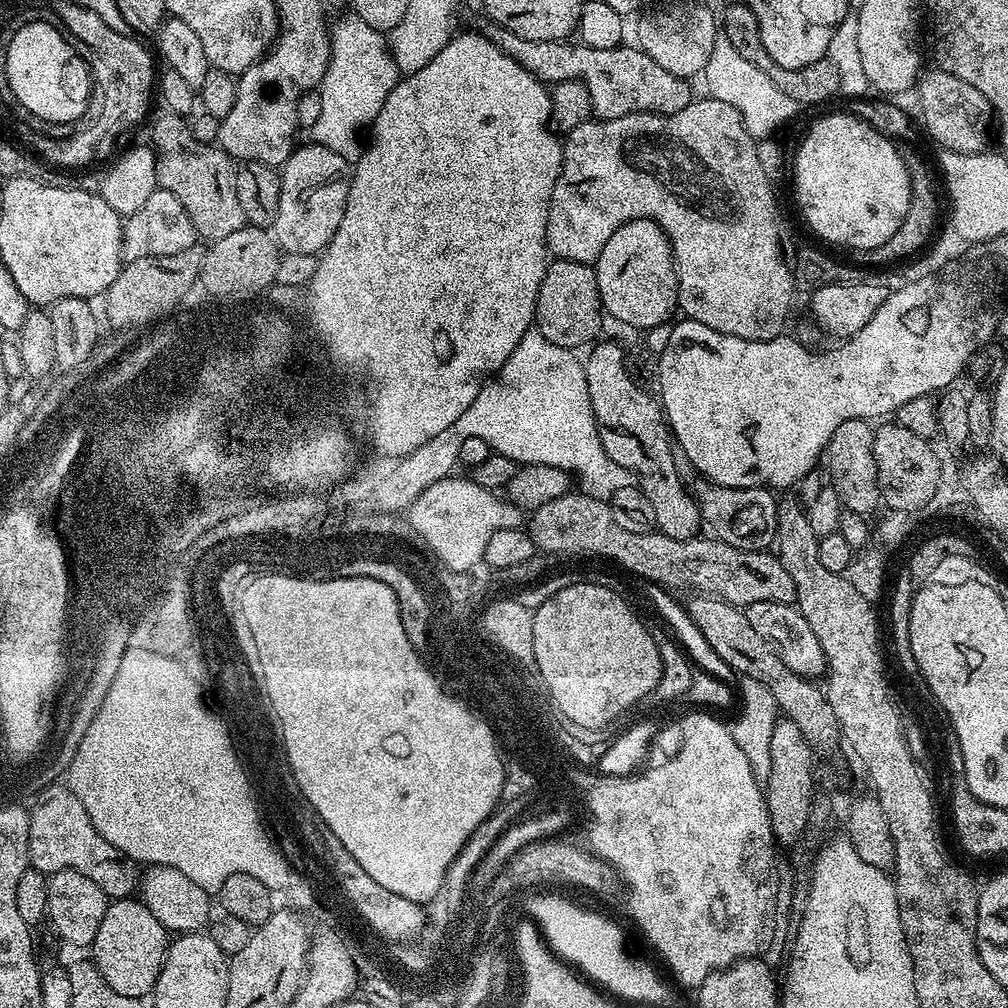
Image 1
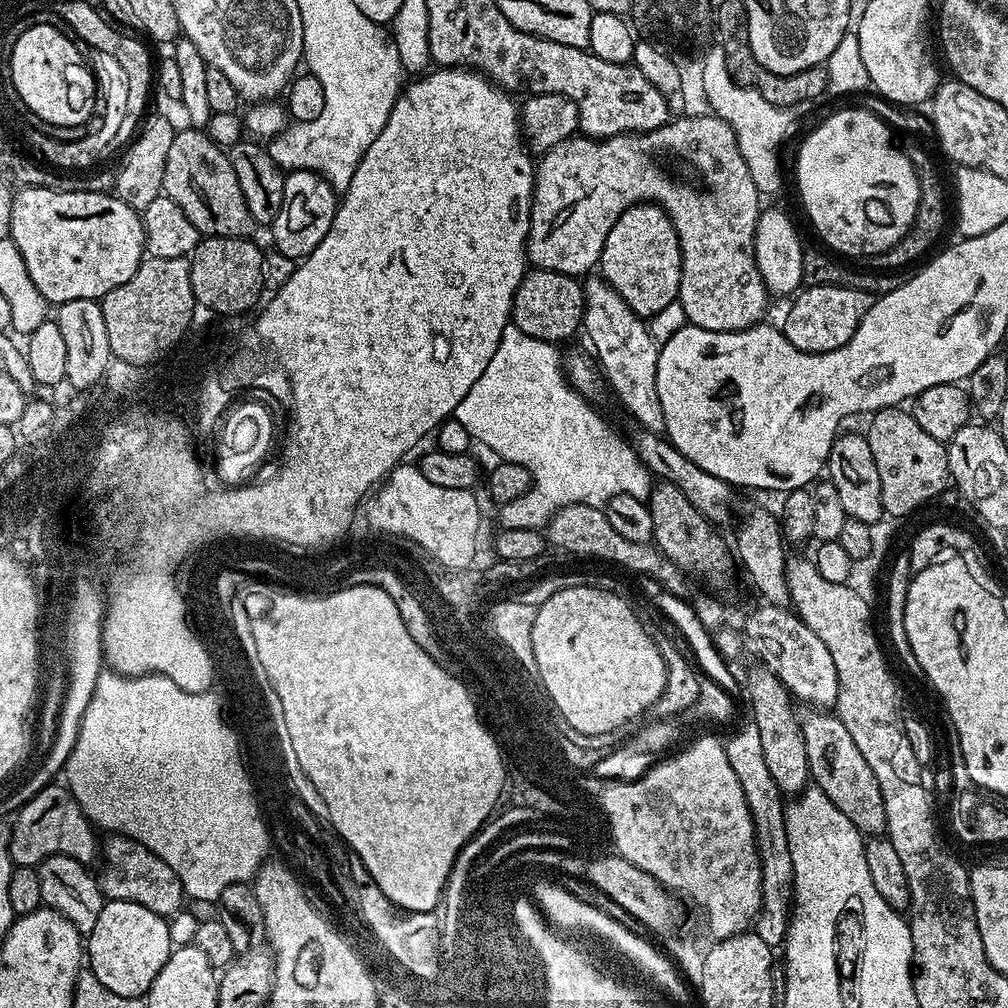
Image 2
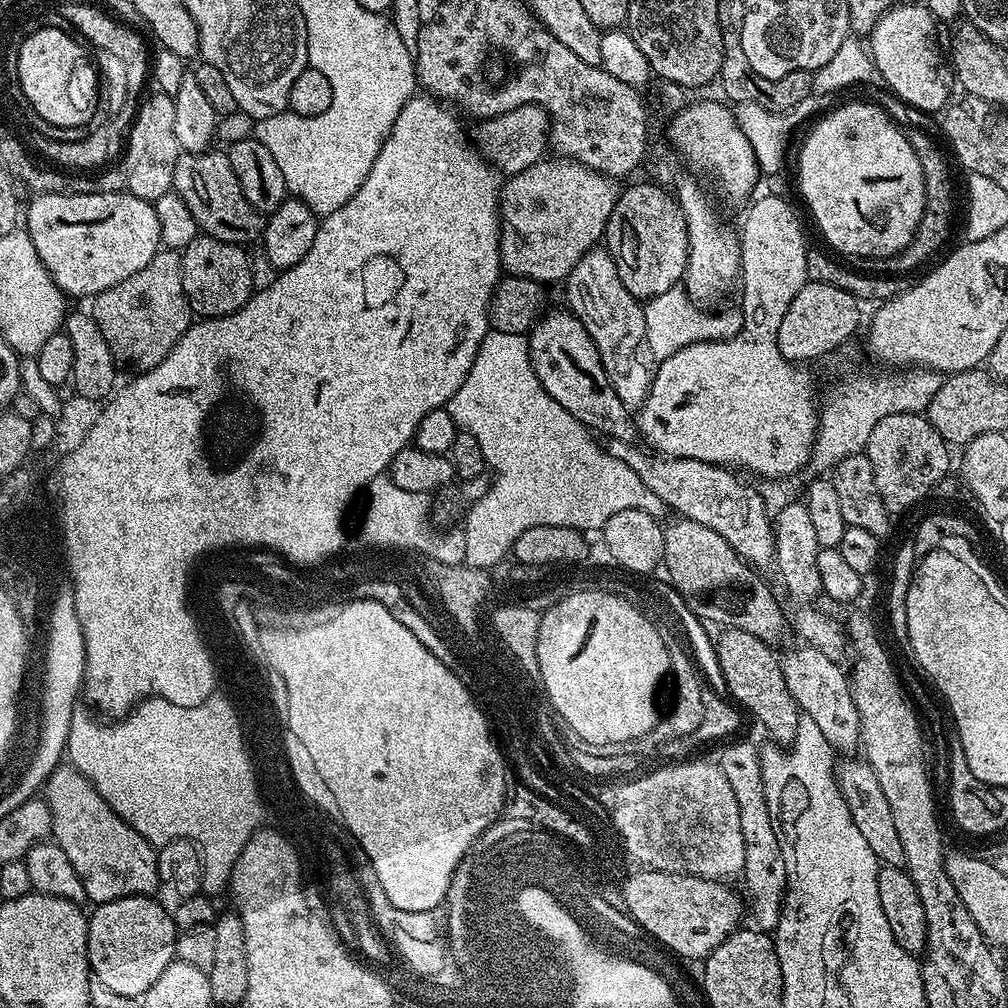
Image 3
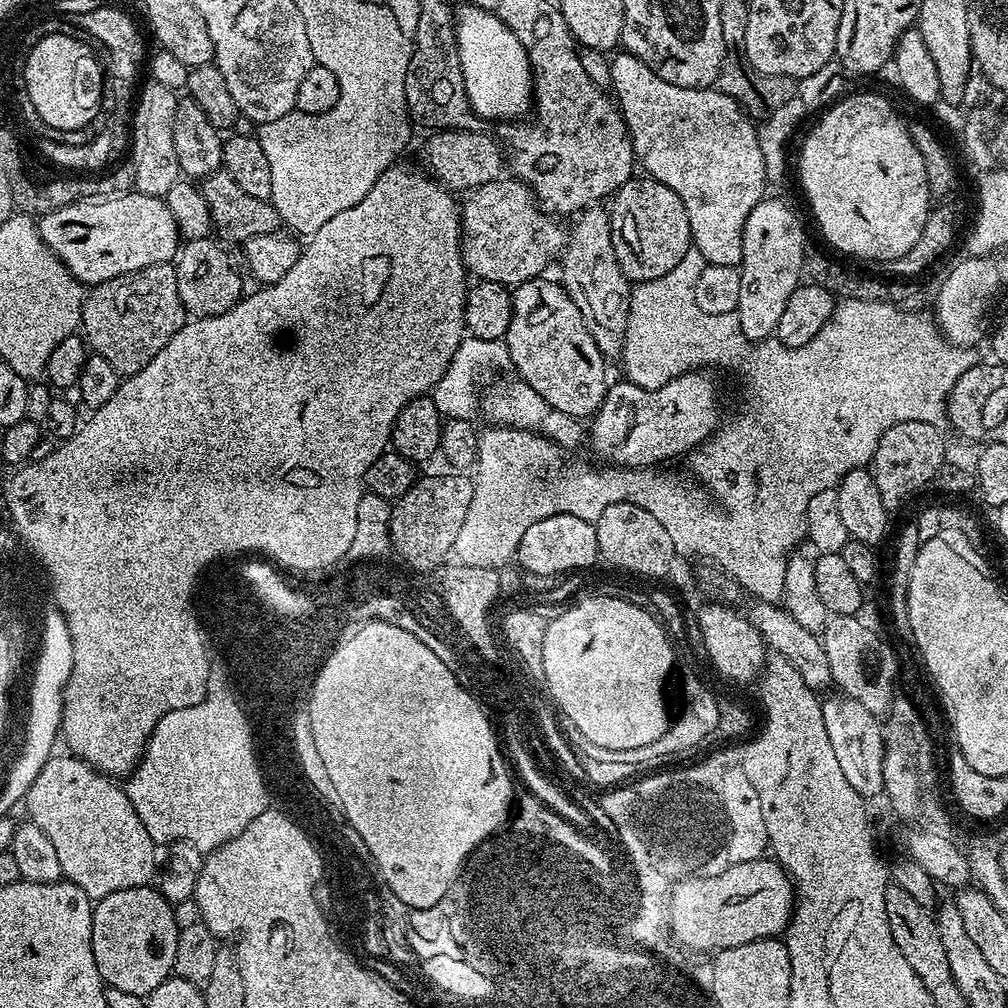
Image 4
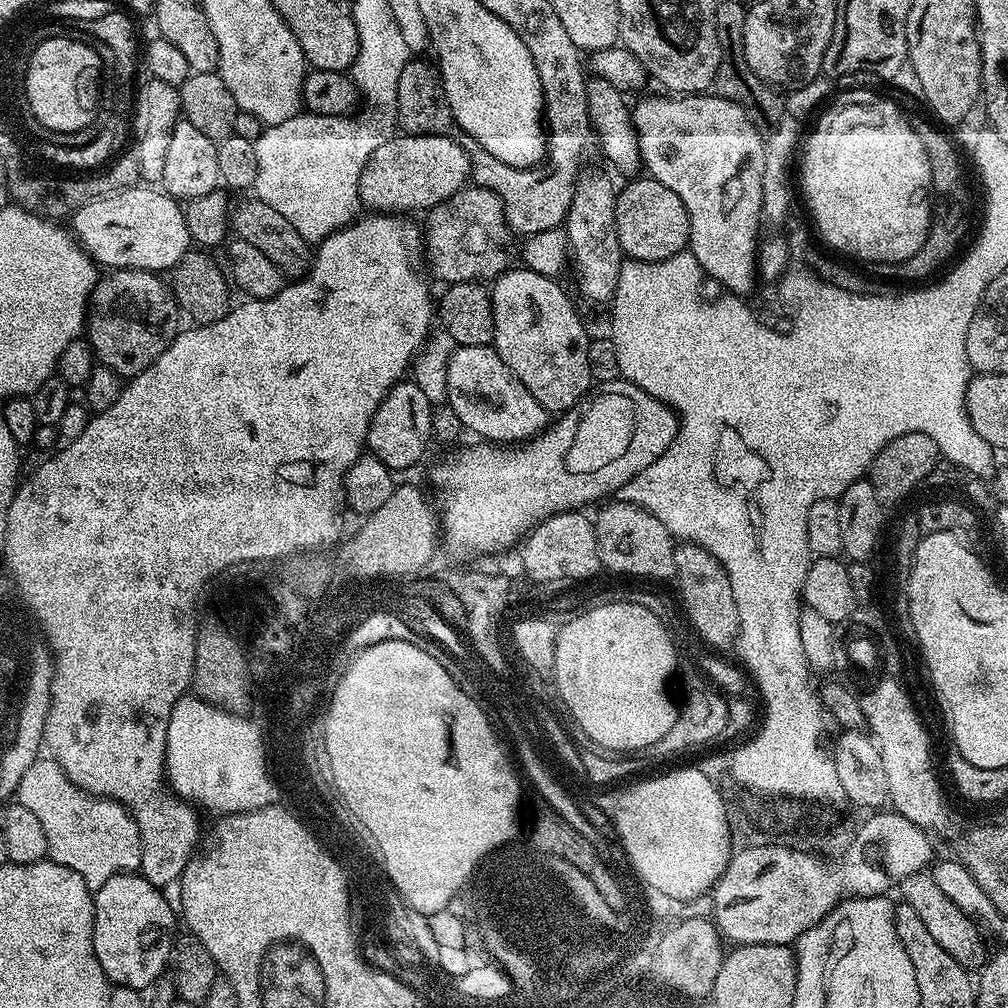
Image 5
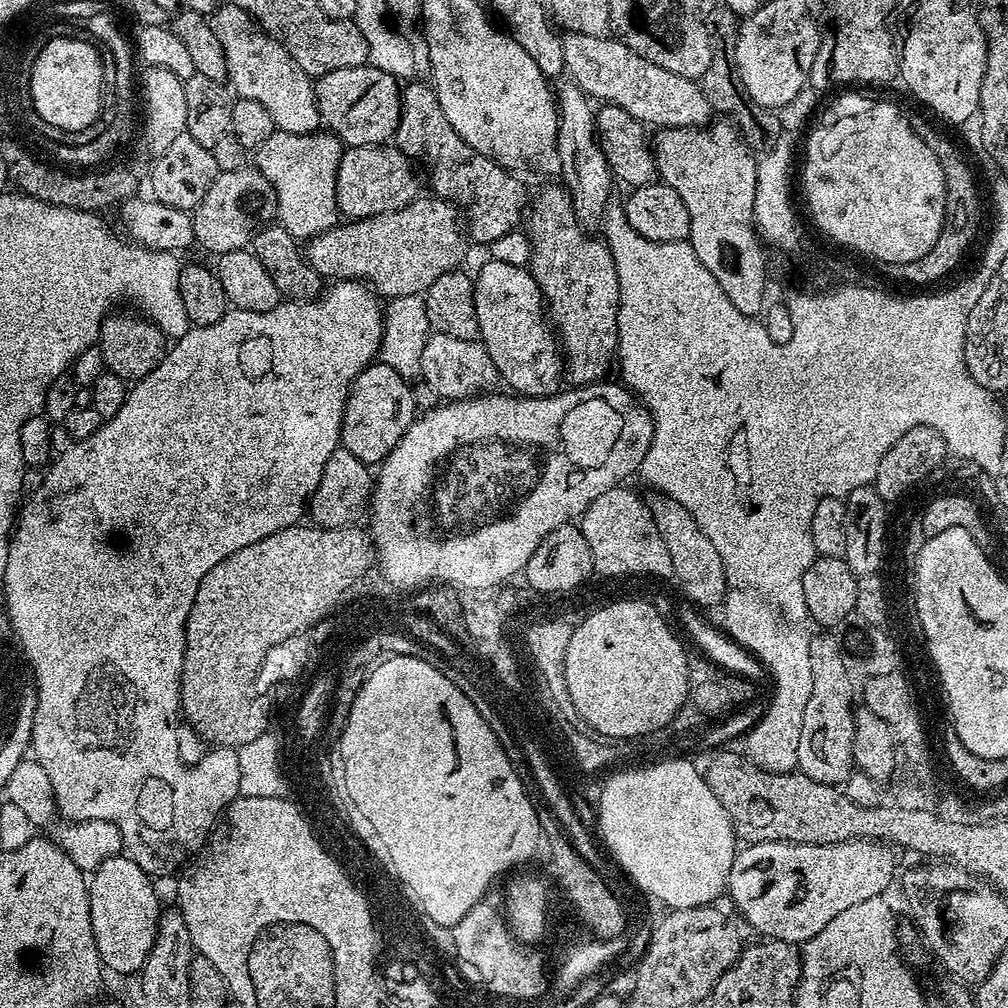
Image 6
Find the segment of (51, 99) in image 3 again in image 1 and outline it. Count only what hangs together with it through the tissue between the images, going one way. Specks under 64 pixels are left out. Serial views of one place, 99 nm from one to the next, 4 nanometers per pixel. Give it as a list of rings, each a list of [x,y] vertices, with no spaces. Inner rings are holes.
[[[35,21],[22,26],[13,36],[9,48],[5,52],[5,77],[10,90],[16,91],[18,102],[26,106],[26,110],[40,112],[40,117],[56,123],[79,121],[79,116],[88,108],[88,82],[90,68],[85,57],[75,52],[73,41],[59,27],[46,22]]]

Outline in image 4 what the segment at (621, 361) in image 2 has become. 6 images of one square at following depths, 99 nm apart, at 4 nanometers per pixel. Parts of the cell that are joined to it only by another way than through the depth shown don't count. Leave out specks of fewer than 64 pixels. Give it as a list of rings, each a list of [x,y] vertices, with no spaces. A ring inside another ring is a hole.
[[[600,204],[589,205],[577,215],[577,222],[570,228],[565,249],[560,258],[562,266],[562,277],[560,283],[563,285],[574,304],[581,311],[586,328],[590,330],[595,345],[603,355],[612,360],[616,359],[624,351],[625,332],[628,329],[629,298],[631,296],[632,284],[622,274],[618,265],[618,258],[614,252],[611,215],[609,211]]]

